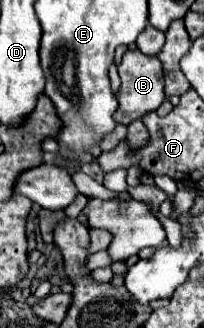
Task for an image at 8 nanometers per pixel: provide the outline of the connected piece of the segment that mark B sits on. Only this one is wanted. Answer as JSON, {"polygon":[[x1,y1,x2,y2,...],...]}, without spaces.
{"polygon":[[130,49,124,53,120,65,118,65,118,73,120,73,120,89,116,93,118,97,118,109,114,113,114,121,122,123,122,125,130,125,136,119,142,119,144,115,156,111,162,101,166,99,164,95,164,71,160,65,158,57,148,57,138,49]]}

